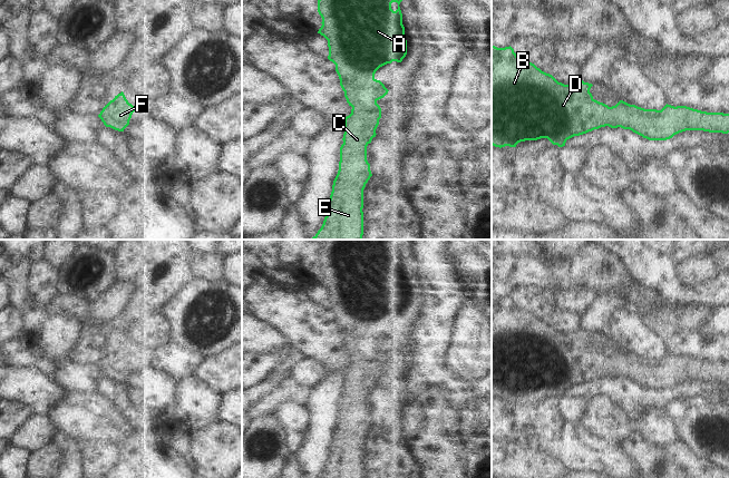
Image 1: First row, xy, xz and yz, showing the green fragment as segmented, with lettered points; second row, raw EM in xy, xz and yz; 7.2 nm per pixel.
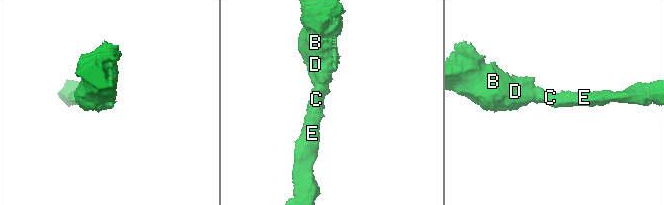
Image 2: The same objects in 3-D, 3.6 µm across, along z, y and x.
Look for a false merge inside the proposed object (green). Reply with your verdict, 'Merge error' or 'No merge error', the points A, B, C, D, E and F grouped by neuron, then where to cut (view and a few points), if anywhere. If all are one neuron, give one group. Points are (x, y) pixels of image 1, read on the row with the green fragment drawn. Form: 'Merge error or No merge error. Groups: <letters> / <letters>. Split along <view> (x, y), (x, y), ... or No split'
No merge error. Groups: A B C D E F. No split

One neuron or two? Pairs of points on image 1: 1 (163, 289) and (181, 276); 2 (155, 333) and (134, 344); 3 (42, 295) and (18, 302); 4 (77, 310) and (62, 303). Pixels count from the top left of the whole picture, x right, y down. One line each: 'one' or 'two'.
1: one
2: one
3: two
4: one

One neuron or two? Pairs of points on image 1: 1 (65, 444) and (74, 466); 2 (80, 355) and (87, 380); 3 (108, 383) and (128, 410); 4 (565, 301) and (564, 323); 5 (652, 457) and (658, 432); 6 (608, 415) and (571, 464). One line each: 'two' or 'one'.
1: one
2: two
3: one
4: two
5: one
6: two

